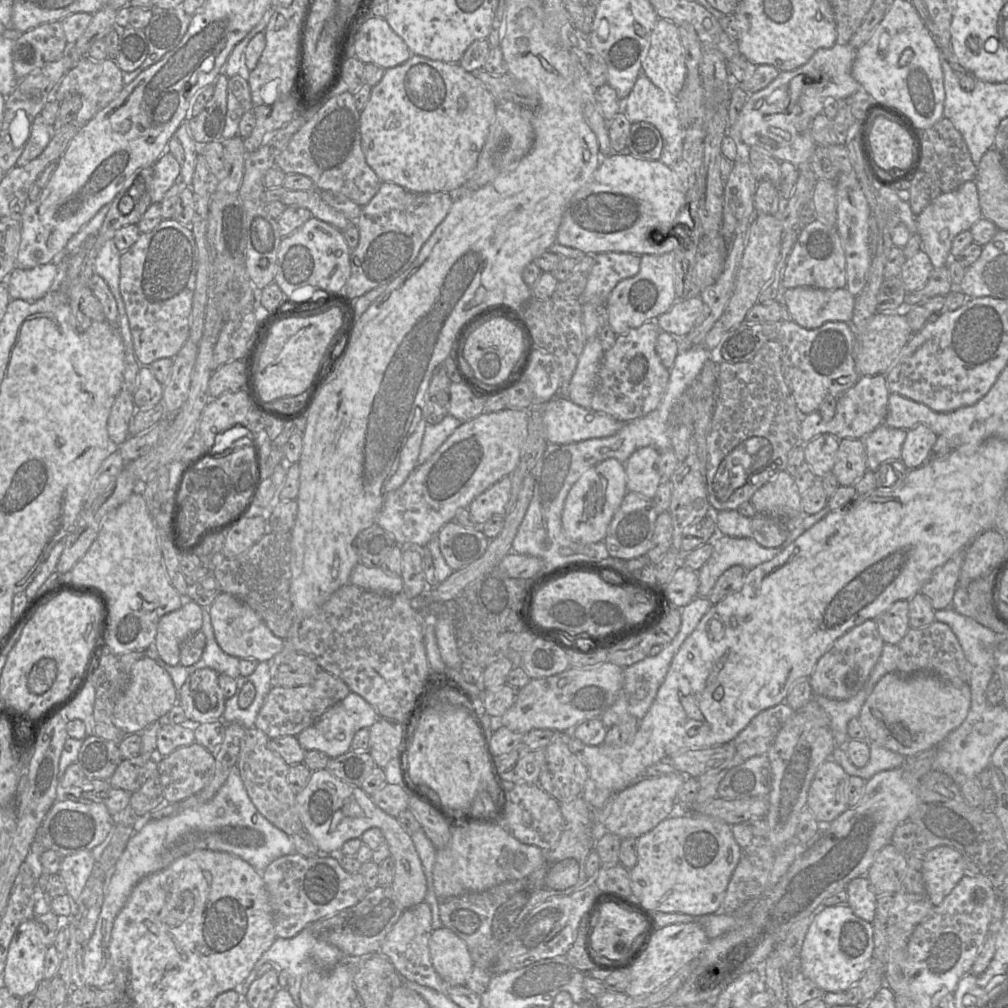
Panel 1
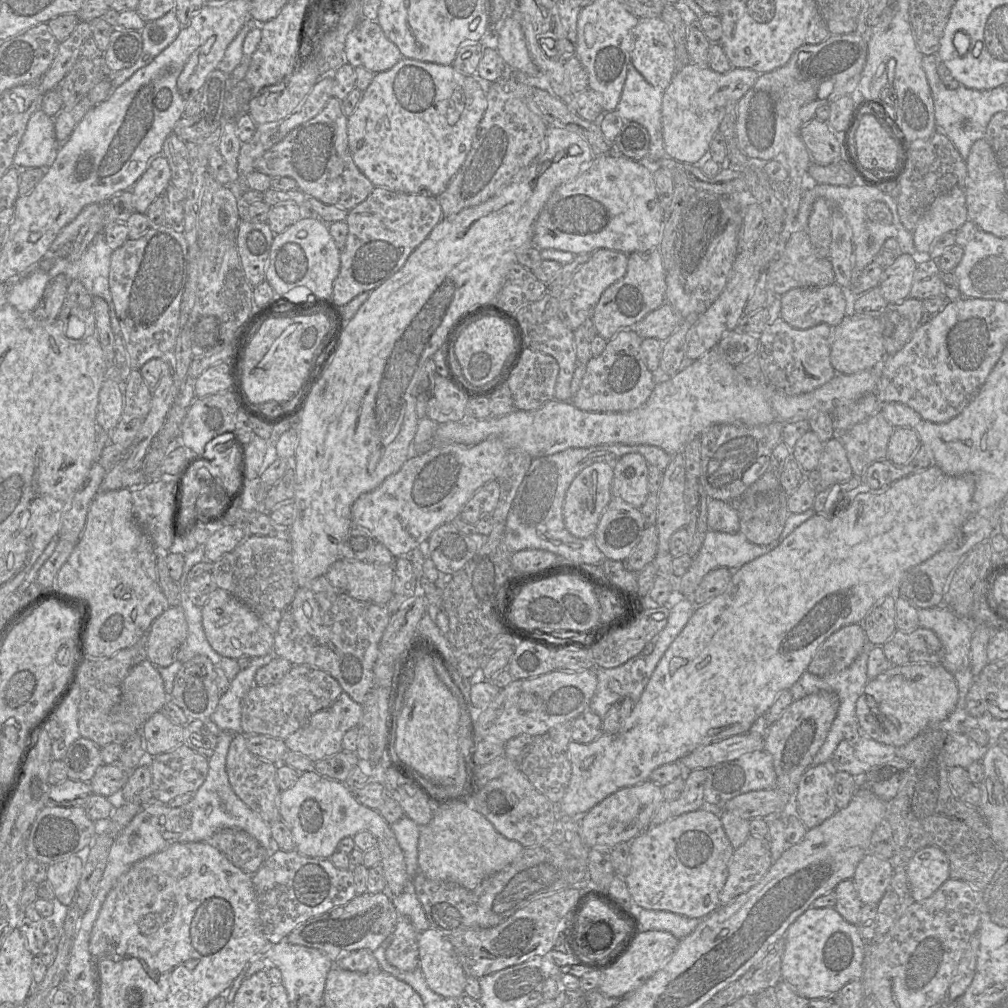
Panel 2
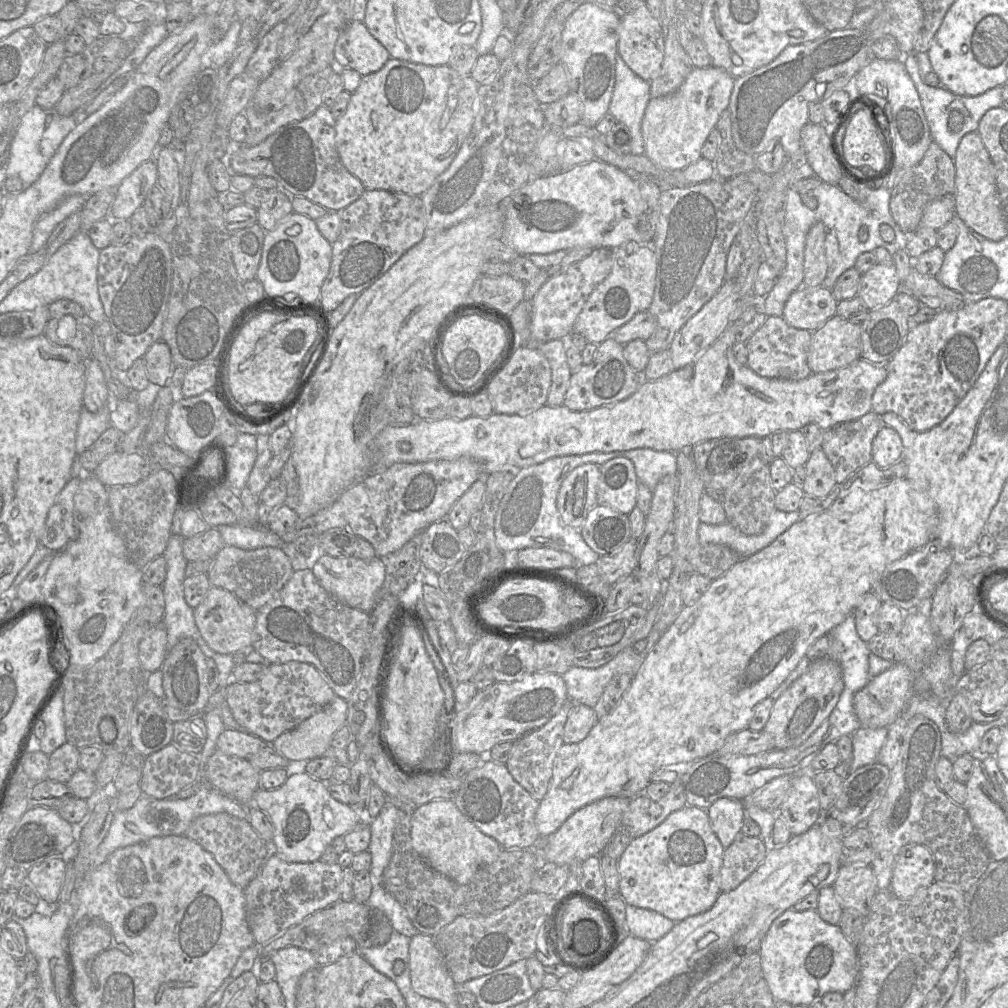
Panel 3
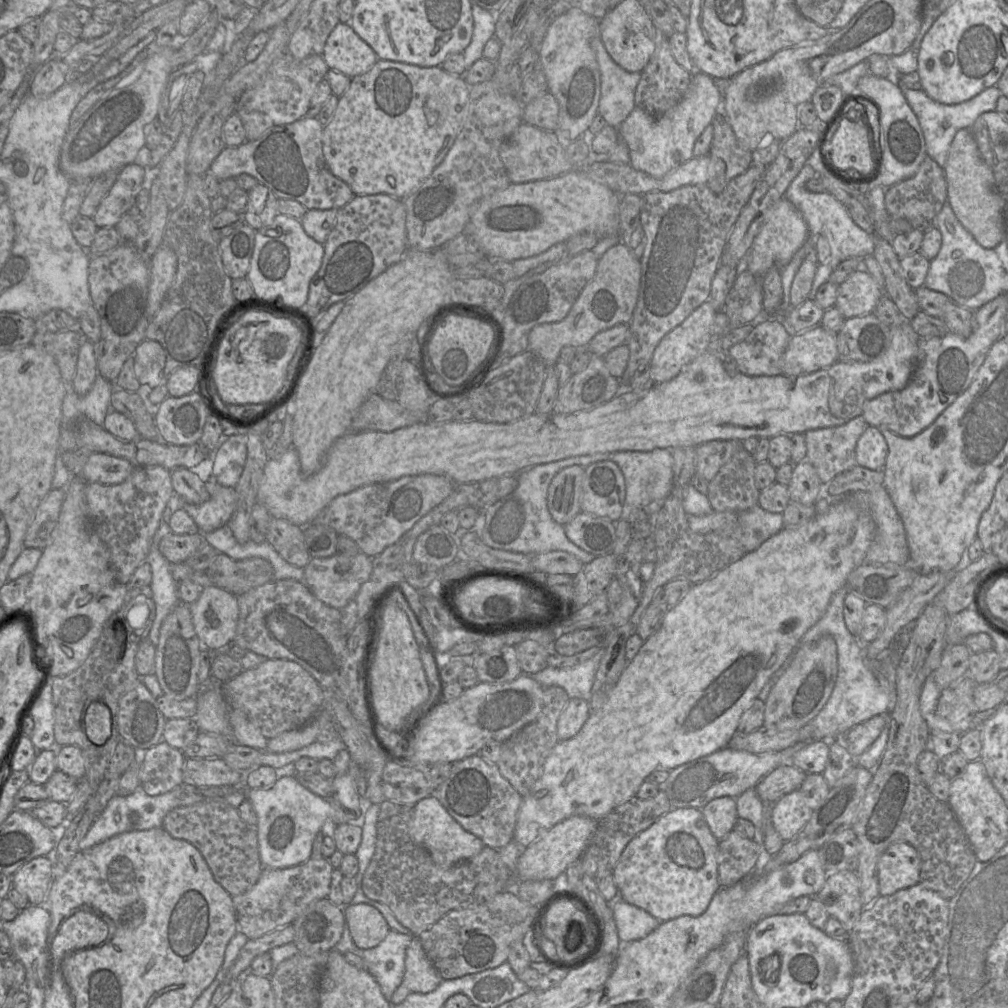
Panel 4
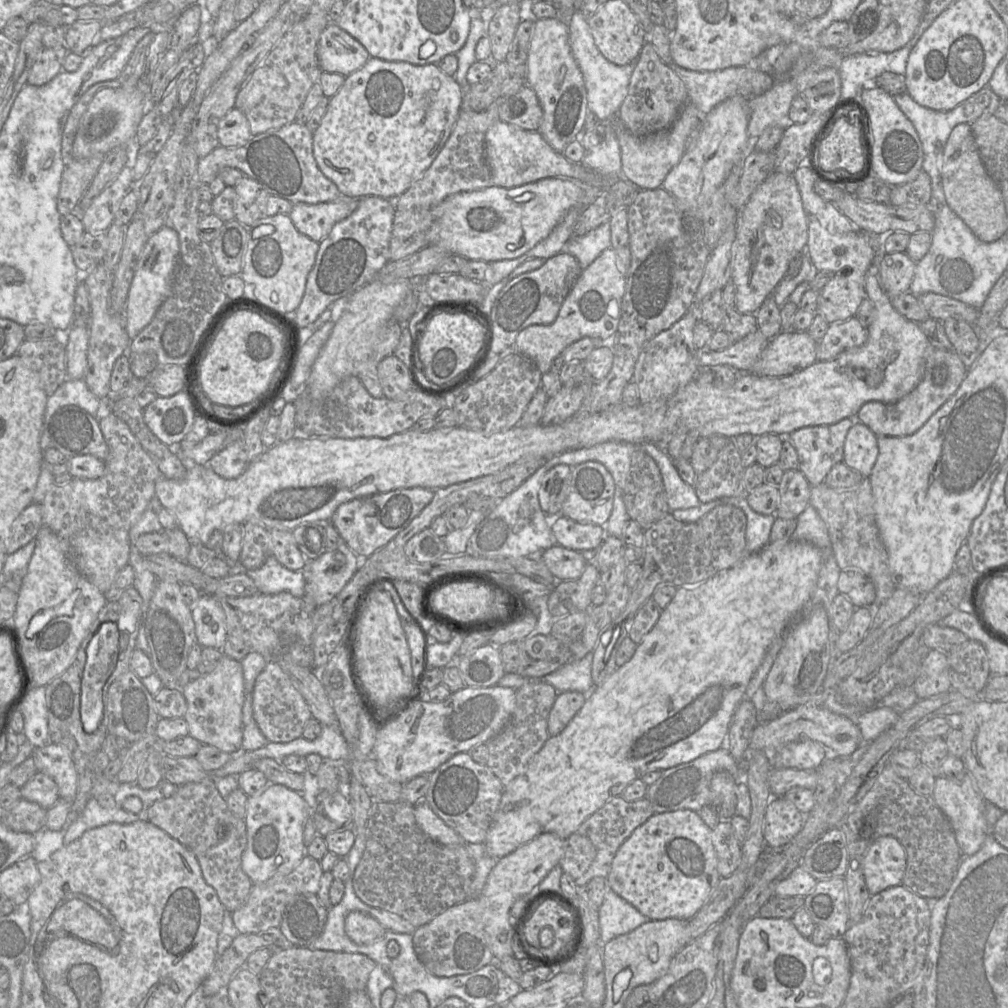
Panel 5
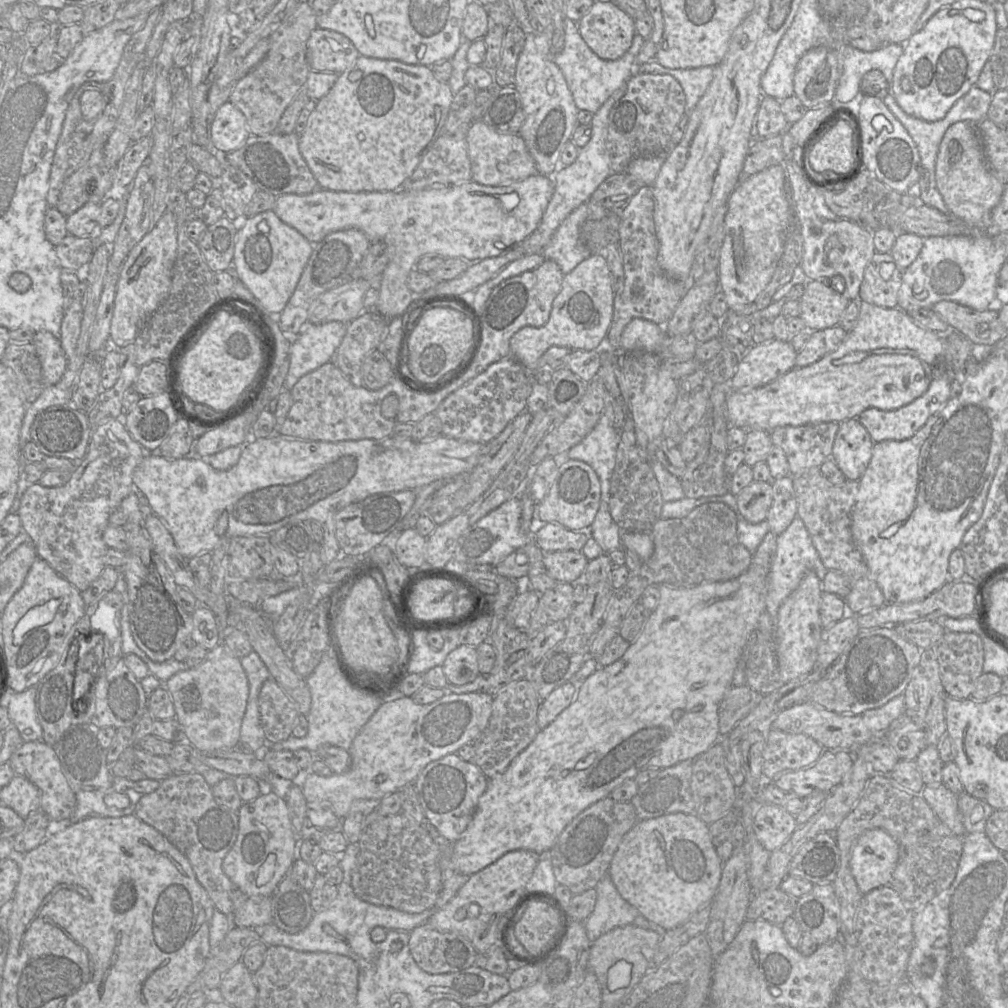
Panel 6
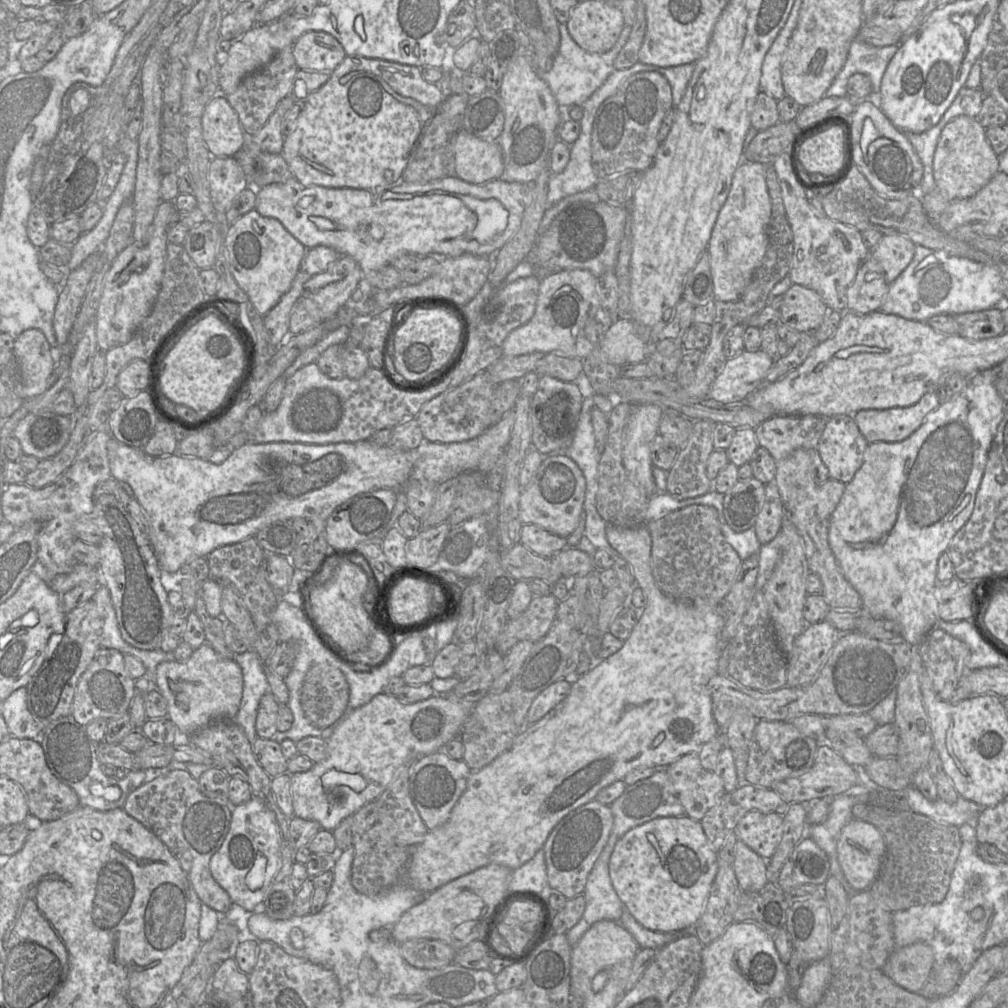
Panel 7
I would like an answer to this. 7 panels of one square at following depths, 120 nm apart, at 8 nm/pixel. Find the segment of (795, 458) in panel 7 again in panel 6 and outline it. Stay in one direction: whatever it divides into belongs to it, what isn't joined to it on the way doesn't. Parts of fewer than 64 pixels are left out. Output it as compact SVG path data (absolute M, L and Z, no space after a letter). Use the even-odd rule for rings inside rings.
M816 466L791 476L797 500L797 516L807 528L823 565L828 570L840 571L850 581L851 591L844 598L847 611L859 614L885 605L884 595L871 577L852 537L851 514L859 489L859 481L846 480L842 484L831 484Z

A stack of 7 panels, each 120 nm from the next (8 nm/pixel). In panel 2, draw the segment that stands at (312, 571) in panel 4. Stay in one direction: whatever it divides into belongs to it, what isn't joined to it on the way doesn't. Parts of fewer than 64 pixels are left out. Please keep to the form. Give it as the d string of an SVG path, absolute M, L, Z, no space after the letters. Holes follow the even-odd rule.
M337 559L325 573L327 580L354 599L386 605L393 591L393 565Z

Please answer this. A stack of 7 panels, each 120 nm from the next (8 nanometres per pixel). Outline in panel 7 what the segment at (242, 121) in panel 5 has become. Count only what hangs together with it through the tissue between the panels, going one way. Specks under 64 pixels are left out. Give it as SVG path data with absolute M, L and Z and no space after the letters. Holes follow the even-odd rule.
M217 94L206 105L202 116L202 131L210 154L216 157L233 157L237 155L247 143L248 136L252 136L244 132L238 114L223 94Z

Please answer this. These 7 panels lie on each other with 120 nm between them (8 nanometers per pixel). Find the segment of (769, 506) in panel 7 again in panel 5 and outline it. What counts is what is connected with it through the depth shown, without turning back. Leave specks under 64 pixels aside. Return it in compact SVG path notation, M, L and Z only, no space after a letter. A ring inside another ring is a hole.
M799 470L785 471L780 483L777 518L796 519L809 506L811 485Z

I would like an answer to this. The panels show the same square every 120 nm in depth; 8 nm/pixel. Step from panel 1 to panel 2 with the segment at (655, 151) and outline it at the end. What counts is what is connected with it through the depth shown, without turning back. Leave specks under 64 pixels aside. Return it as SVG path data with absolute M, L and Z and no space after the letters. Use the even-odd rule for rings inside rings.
M624 121L612 145L624 157L640 161L647 157L650 136L642 125L636 122Z

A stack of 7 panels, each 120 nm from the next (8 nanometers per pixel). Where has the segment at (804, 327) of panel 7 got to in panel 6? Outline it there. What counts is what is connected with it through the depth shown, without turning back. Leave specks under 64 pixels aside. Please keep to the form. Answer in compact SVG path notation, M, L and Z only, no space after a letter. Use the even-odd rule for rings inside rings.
M829 279L807 280L806 287L800 301L800 318L804 320L806 327L814 330L823 330L837 326L846 307L851 302L842 293L833 290L827 283Z

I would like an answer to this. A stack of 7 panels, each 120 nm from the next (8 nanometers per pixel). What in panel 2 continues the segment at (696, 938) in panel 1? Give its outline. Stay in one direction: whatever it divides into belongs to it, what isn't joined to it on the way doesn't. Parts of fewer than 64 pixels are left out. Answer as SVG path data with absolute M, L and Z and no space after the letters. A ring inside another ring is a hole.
M636 932L614 964L602 971L597 990L608 997L619 999L633 992L666 964L678 943L679 939L669 932Z

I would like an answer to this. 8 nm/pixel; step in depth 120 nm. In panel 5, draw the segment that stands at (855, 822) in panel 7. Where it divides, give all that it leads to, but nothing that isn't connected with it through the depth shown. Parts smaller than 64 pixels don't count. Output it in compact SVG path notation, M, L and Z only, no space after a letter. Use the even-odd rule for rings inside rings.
M892 836L873 842L863 860L863 874L870 895L902 884L906 868L906 852Z

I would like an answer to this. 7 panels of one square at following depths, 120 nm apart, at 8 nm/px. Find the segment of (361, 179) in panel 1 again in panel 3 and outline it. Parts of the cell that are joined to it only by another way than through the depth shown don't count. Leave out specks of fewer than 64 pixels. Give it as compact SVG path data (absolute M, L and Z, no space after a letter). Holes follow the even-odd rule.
M320 106L307 118L290 123L278 129L264 141L255 146L244 144L235 146L226 158L229 169L233 174L243 174L252 177L272 177L277 181L278 189L290 197L305 197L317 203L329 212L340 212L351 203L355 202L366 190L362 182L350 173L340 160L335 141L335 124L329 107Z

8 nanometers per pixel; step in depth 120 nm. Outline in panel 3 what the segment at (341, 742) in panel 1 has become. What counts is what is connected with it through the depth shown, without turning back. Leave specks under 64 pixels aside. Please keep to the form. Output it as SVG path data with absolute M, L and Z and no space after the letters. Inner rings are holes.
M335 696L325 708L269 744L288 760L321 757L331 746L334 733L345 725L347 709L347 701Z

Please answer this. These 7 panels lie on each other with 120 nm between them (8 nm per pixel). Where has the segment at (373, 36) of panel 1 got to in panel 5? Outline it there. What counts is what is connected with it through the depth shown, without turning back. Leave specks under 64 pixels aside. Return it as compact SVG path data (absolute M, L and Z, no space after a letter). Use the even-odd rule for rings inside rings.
M330 23L322 31L317 60L323 72L347 77L362 68L369 58L365 47L335 23Z

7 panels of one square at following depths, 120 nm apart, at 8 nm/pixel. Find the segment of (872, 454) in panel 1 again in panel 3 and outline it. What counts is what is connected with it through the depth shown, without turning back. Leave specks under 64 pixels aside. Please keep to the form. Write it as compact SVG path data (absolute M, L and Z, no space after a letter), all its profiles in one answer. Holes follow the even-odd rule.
M870 411L855 420L824 430L821 449L834 468L837 484L844 483L860 468L872 461L872 444L883 426L881 415Z

